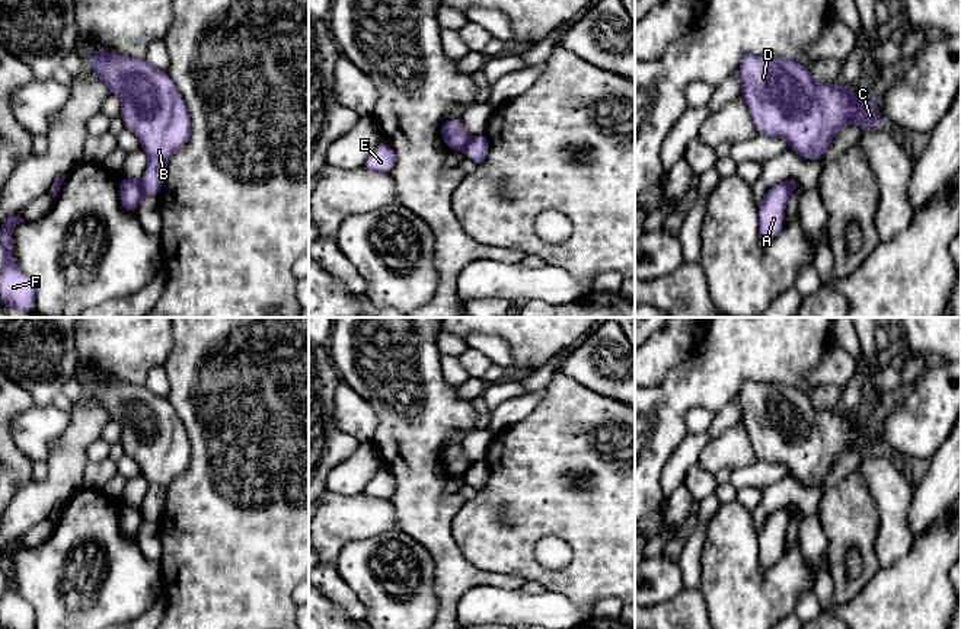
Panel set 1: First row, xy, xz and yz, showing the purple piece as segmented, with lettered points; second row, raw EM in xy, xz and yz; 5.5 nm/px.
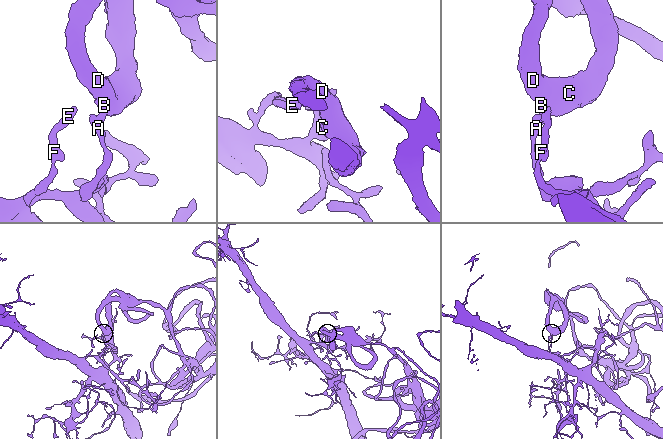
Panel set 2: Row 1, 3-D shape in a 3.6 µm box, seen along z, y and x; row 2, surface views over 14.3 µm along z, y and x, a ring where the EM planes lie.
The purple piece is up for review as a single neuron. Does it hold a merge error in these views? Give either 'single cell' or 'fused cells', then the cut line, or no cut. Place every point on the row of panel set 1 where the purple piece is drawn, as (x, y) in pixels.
fused cells; cut in xy along (137, 181), (144, 194)

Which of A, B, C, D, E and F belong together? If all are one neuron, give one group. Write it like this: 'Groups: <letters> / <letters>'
Groups: A E F / B C D

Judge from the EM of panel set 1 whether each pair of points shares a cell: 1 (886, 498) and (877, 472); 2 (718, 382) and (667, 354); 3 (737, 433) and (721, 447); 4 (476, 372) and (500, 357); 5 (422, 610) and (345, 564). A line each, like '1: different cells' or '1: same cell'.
1: same cell
2: different cells
3: same cell
4: different cells
5: same cell

